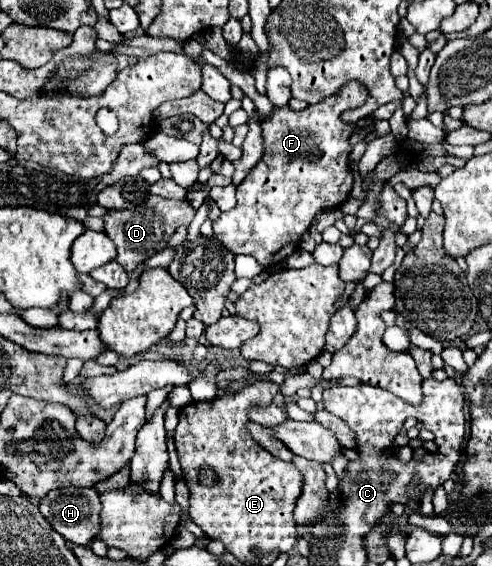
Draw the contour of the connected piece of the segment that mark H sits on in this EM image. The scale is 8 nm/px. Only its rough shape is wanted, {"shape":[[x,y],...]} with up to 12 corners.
{"shape":[[91,487],[49,491],[41,515],[63,539],[89,545],[101,501]]}

